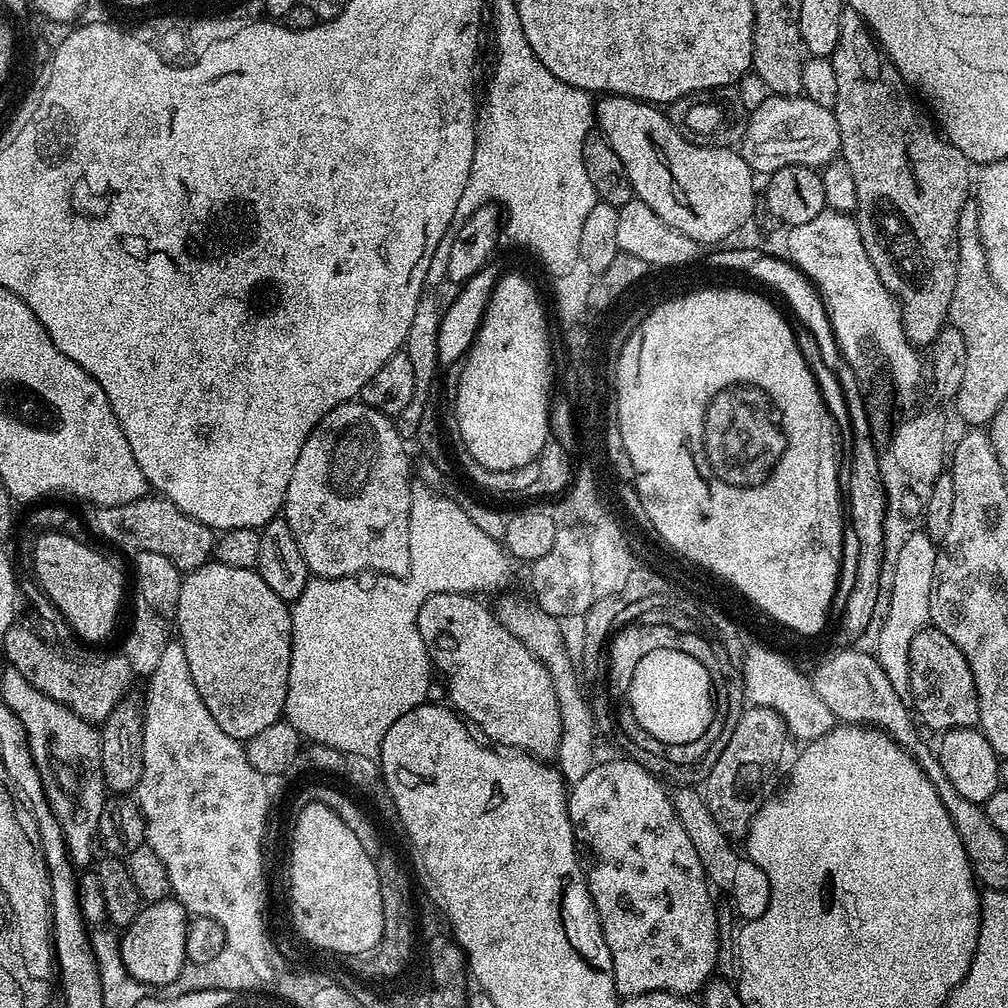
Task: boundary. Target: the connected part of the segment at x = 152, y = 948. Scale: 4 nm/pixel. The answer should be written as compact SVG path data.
M165 898L145 903L134 922L123 929L120 936L120 953L126 970L138 982L147 984L153 989L174 982L186 968L186 930L189 913L179 900Z

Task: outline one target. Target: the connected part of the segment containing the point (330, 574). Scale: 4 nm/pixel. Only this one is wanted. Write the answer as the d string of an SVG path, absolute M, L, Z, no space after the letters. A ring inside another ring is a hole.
M349 402L346 404L339 404L338 406L334 406L334 410L330 410L324 415L324 417L316 423L316 428L314 431L308 435L307 442L302 446L302 450L298 454L298 462L294 462L294 474L290 474L290 486L286 486L286 498L284 499L284 507L282 509L282 518L286 521L286 523L290 526L290 530L294 534L294 538L298 542L298 550L302 550L302 558L306 562L306 566L308 567L309 573L313 577L323 578L326 580L337 580L338 578L342 578L343 576L354 576L359 577L360 572L372 572L368 574L379 574L382 576L402 576L407 577L408 573L412 571L412 551L410 550L410 502L412 501L412 485L414 483L414 468L410 463L408 465L408 452L404 449L404 440L400 437L400 432L395 428L393 417L384 416L378 410L374 410L370 406L366 406L365 404L359 402Z

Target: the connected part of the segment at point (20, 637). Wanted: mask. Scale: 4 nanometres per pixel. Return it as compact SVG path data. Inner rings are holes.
M8 628L2 648L5 658L8 659L7 663L14 670L18 670L30 686L48 695L54 702L67 705L70 711L76 712L89 722L103 722L110 710L114 710L114 706L118 706L118 702L129 695L130 690L122 690L122 686L125 686L124 678L90 676L86 664L60 657L50 645L43 644L28 628Z

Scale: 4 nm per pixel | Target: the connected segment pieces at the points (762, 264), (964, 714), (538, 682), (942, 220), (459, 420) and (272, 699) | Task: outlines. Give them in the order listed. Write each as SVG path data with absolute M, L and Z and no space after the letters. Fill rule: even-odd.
M767 254L755 257L751 266L745 268L746 275L752 275L754 279L761 280L768 288L773 288L786 303L792 307L791 315L800 319L799 323L814 334L814 339L818 342L818 350L822 350L822 358L830 370L838 378L842 386L842 394L846 394L846 410L848 411L848 428L850 429L850 442L858 442L858 446L870 446L868 439L872 437L872 427L868 421L869 405L864 404L864 396L860 393L860 380L856 377L854 369L848 365L845 353L840 344L836 341L836 335L832 329L832 323L828 317L828 311L824 309L824 300L820 293L816 291L815 284L796 267L795 264L780 256L770 256Z
M925 626L910 642L910 702L919 723L943 734L955 728L976 728L980 722L974 674L958 646L942 630ZM916 706L916 708L915 708ZM920 715L920 716L919 716ZM924 723L924 724L923 724Z
M439 592L426 598L418 610L418 634L422 634L433 669L439 675L441 672L448 683L447 703L473 729L480 728L481 737L489 736L493 745L519 750L537 758L555 757L562 722L552 676L540 659L498 622L495 611L480 600L483 599L467 592Z
M847 6L840 15L838 46L830 59L834 75L838 77L834 111L841 134L839 155L846 166L850 166L850 175L854 177L858 193L854 219L862 234L862 246L866 246L870 262L874 262L878 278L900 304L900 317L908 341L917 349L924 350L938 338L948 320L950 298L958 278L958 220L969 203L974 172L966 154L962 154L962 150L954 147L933 125L932 129L920 117L917 101L908 97L909 89L892 65L891 56L887 56L876 43L875 35L856 11Z
M512 272L501 275L495 286L493 286L492 297L486 306L484 317L472 347L462 360L460 381L456 384L456 428L460 431L460 440L463 451L469 452L474 459L482 466L490 470L514 470L518 466L526 466L537 459L543 444L550 439L548 431L548 409L550 407L550 395L548 396L548 324L544 321L544 304L540 301L540 296L536 293L536 288L524 276Z
M209 562L187 573L180 581L174 623L180 631L178 639L186 654L186 666L190 666L190 678L194 678L194 686L202 694L202 702L206 702L206 710L214 714L214 722L230 738L246 742L282 719L290 678L292 614L286 601L262 582L259 572Z

